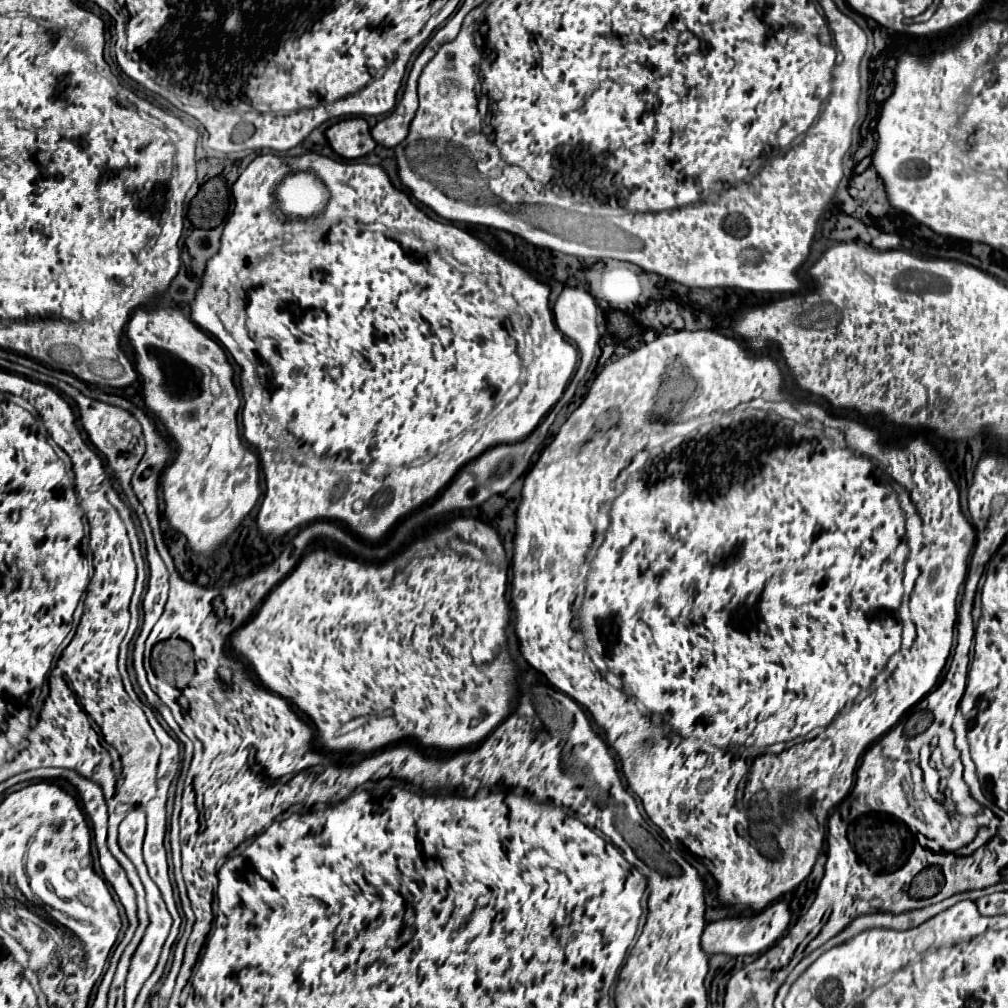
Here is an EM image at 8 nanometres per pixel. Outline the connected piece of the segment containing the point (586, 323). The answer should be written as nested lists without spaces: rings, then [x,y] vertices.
[[[565,287],[553,305],[553,313],[555,313],[555,323],[559,331],[567,335],[579,349],[581,359],[569,387],[573,389],[587,373],[587,367],[595,355],[595,347],[599,341],[597,303],[595,303],[595,297],[585,289]]]

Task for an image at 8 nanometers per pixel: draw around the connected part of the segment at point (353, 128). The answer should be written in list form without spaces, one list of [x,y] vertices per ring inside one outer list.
[[[343,119],[325,131],[329,145],[343,159],[359,159],[375,149],[371,129],[365,119]]]

